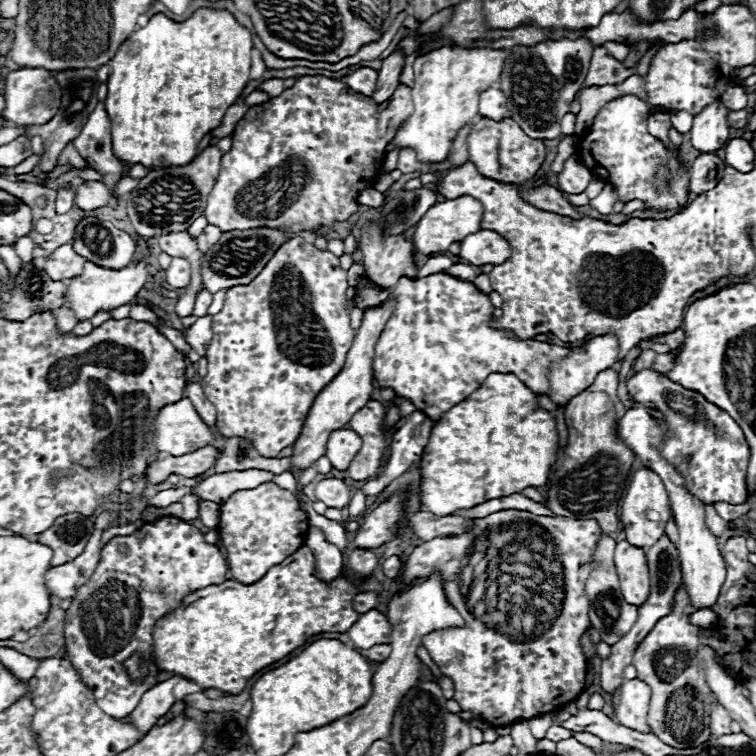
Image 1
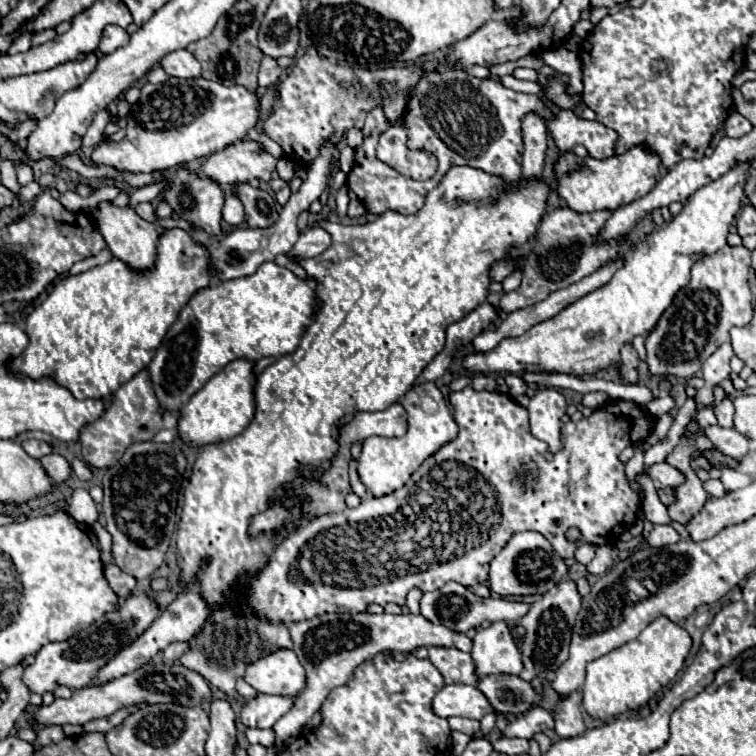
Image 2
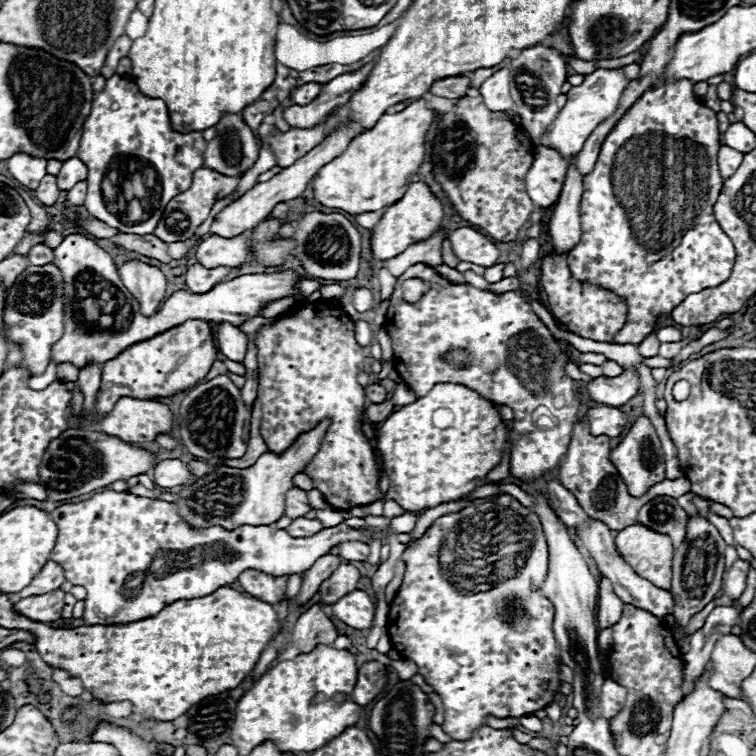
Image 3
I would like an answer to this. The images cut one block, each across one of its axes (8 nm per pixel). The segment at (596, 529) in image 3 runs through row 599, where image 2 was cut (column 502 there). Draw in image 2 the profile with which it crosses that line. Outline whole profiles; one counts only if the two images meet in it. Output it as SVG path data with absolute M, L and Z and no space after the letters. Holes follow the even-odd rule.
M500 620L474 636L472 658L478 678L488 674L518 674L522 670L520 650L510 632L510 624Z

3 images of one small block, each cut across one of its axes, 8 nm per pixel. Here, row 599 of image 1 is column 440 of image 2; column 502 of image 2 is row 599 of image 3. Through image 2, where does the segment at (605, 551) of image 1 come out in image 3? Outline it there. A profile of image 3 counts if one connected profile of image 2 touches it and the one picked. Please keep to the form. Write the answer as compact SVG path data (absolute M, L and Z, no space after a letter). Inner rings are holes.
M602 578L598 588L598 626L600 628L614 626L622 616L622 608L624 608L624 602L612 590L610 580Z

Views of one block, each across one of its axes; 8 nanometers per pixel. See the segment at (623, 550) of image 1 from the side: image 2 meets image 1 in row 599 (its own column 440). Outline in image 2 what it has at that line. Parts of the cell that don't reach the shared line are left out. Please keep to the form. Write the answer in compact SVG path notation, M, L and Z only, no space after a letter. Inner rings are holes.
M324 614L320 618L304 620L300 624L290 624L290 634L294 642L292 650L306 670L306 688L296 698L294 706L274 724L278 748L284 748L292 740L296 740L298 730L314 716L314 712L320 710L332 688L346 684L360 664L372 660L382 650L394 650L402 654L412 654L420 646L446 646L458 648L462 652L472 650L472 638L468 638L464 632L452 632L442 624L432 624L430 620L424 620L424 616L414 614Z

